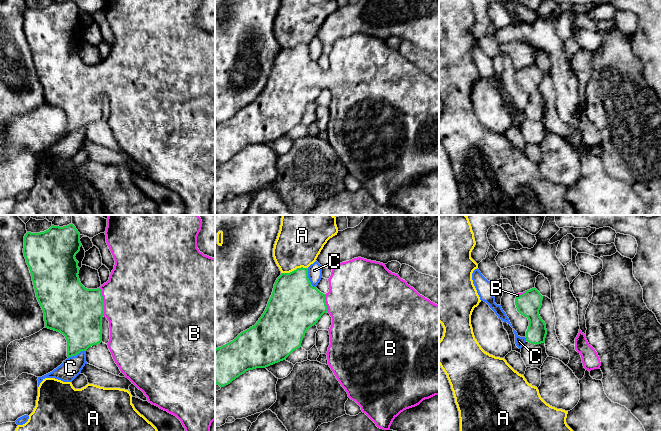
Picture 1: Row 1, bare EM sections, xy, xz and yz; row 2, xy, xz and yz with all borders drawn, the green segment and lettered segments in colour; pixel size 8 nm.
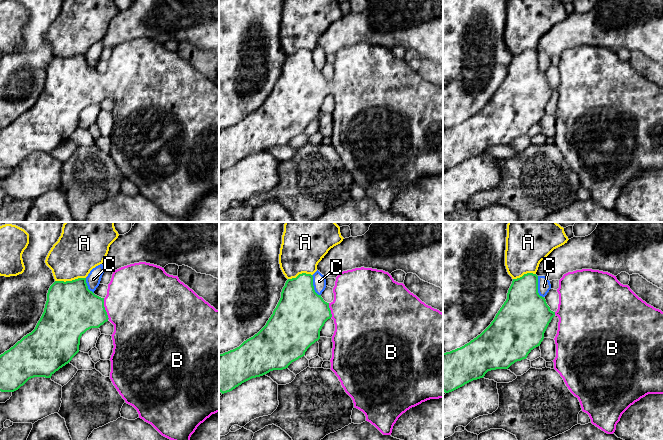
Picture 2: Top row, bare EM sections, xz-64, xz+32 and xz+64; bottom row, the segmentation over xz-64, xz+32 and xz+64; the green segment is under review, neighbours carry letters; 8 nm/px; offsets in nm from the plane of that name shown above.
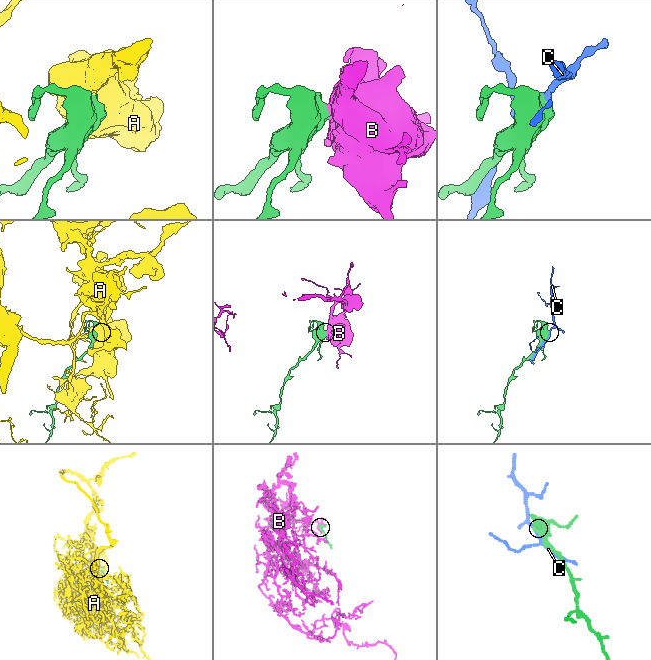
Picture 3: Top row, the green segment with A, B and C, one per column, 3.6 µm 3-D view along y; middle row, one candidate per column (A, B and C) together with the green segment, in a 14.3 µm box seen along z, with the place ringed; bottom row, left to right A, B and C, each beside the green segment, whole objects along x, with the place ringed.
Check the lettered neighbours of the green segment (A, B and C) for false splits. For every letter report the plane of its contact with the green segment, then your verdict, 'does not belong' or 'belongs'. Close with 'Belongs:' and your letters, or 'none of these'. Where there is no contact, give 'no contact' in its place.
A: xz | does not belong
B: xy | belongs
C: xz | does not belong
Belongs: B

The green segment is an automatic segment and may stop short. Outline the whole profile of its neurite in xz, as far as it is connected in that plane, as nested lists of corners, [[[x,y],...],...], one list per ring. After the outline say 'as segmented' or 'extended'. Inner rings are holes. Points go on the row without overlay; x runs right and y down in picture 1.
[[[361,33],[338,39],[331,48],[329,57],[329,68],[321,69],[313,63],[308,54],[308,44],[297,44],[290,49],[281,49],[277,54],[272,71],[267,83],[257,99],[249,105],[241,108],[233,117],[215,125],[215,159],[220,163],[230,160],[233,156],[244,150],[248,146],[256,144],[266,144],[270,141],[285,136],[293,127],[301,123],[306,107],[316,101],[324,89],[329,89],[332,93],[330,103],[330,121],[326,129],[328,141],[336,152],[341,162],[345,165],[348,173],[355,177],[363,189],[365,189],[378,204],[390,206],[393,196],[404,186],[419,181],[423,176],[439,171],[439,82],[424,72],[420,71],[413,63],[399,53],[398,50],[389,47],[385,40],[367,36]]]; extended

